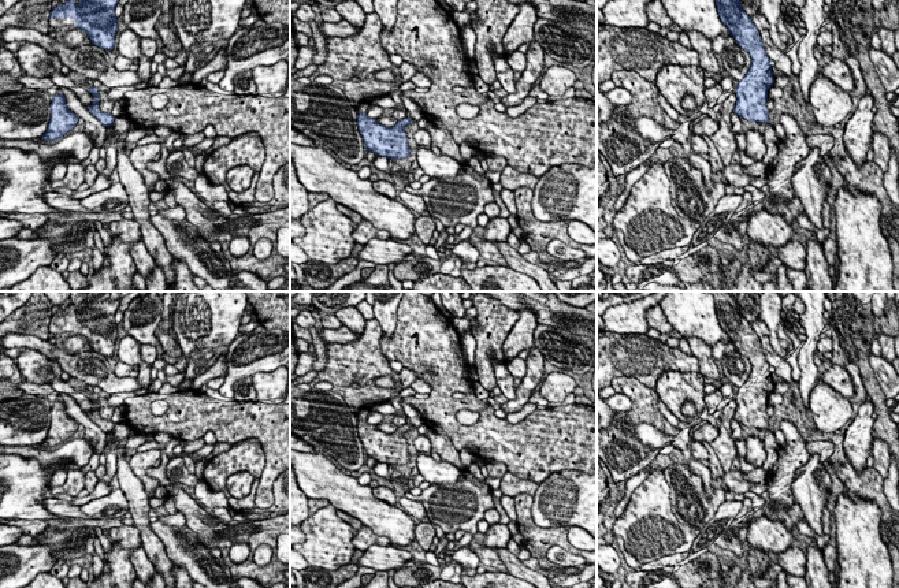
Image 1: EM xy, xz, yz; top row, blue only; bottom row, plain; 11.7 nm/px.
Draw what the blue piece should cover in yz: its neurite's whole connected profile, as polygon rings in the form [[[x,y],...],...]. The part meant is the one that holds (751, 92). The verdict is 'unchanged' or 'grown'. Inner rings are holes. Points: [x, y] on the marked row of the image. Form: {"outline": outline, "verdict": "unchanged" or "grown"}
{"outline": [[[716,0],[721,22],[728,27],[736,44],[751,57],[751,67],[735,88],[736,105],[733,112],[751,122],[769,123],[770,111],[766,107],[768,90],[774,77],[772,62],[768,57],[759,30],[743,11],[739,0]]], "verdict": "unchanged"}

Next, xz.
{"outline": [[[367,113],[357,115],[357,127],[364,139],[365,150],[387,159],[406,159],[411,156],[405,127],[413,120],[408,116],[393,127],[385,127]]], "verdict": "unchanged"}

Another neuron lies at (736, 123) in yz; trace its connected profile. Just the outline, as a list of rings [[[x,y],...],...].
[[[732,112],[731,120],[732,120],[732,131],[735,134],[738,148],[740,152],[746,153],[747,139],[746,139],[746,134],[743,133],[740,116]]]

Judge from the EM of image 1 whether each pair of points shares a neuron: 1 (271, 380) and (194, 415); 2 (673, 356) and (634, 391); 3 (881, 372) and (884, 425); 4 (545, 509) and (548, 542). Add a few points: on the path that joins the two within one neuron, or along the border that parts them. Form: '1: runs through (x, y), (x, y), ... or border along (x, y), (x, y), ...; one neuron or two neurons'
1: border along (256, 399), (274, 402); two neurons
2: border along (610, 383), (619, 376), (634, 376), (654, 390); two neurons
3: border along (870, 361), (884, 395); two neurons
4: border along (532, 499), (531, 518), (538, 525), (567, 527); two neurons

